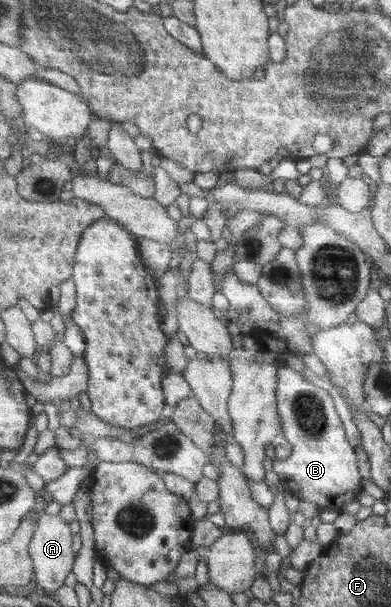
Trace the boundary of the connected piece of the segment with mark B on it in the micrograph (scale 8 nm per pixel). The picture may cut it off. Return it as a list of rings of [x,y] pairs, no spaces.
[[[285,364],[278,370],[278,389],[277,389],[278,413],[280,421],[284,427],[284,435],[288,442],[293,446],[292,454],[286,459],[277,457],[277,452],[272,445],[268,445],[266,454],[273,460],[271,466],[278,475],[279,481],[285,486],[288,492],[297,494],[302,501],[315,504],[319,510],[337,510],[343,504],[356,500],[360,495],[360,474],[356,470],[356,458],[352,446],[346,442],[340,418],[334,412],[332,400],[326,394],[326,390],[316,388],[310,384],[310,380],[304,378],[304,372],[296,372],[292,368],[287,368]]]

